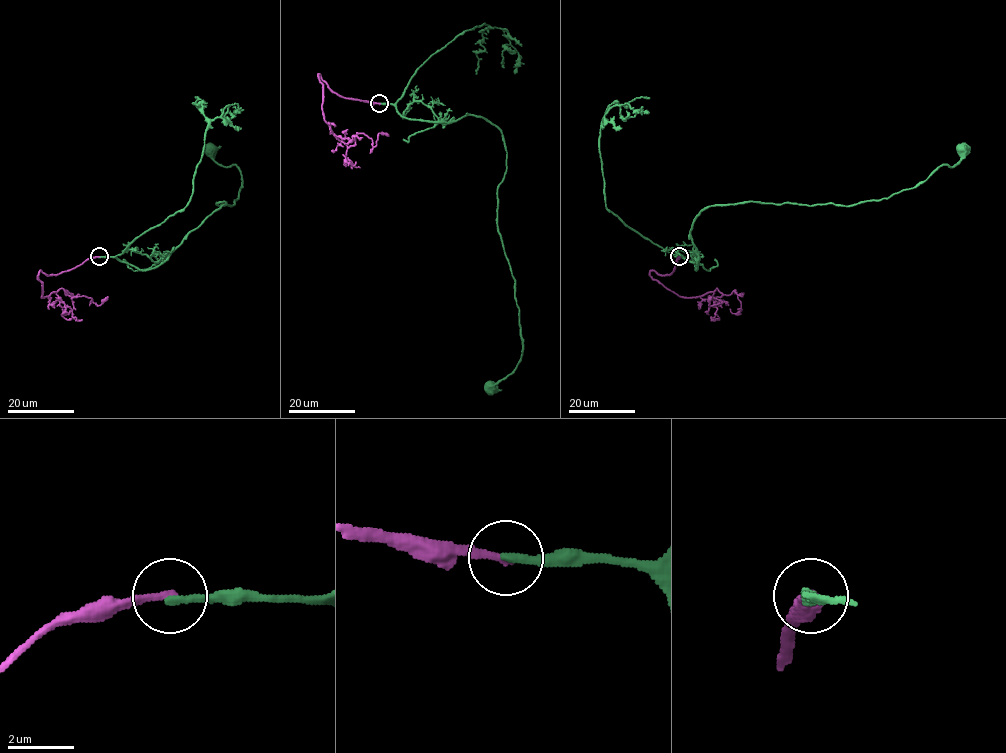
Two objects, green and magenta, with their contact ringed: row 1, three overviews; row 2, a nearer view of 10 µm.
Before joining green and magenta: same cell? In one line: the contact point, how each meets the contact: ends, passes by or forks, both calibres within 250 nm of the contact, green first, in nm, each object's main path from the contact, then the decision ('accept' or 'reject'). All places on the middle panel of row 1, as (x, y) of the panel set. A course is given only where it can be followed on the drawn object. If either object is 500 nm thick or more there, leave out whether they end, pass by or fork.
(379, 103) | green ends | magenta ends | 240/240 nm | green via (379, 104), (421, 120), (477, 115), (500, 131), (506, 169), (496, 221), (522, 347), (515, 368), (489, 388) | magenta via (379, 104), (342, 97), (318, 75), (340, 140), (388, 136) | reject

